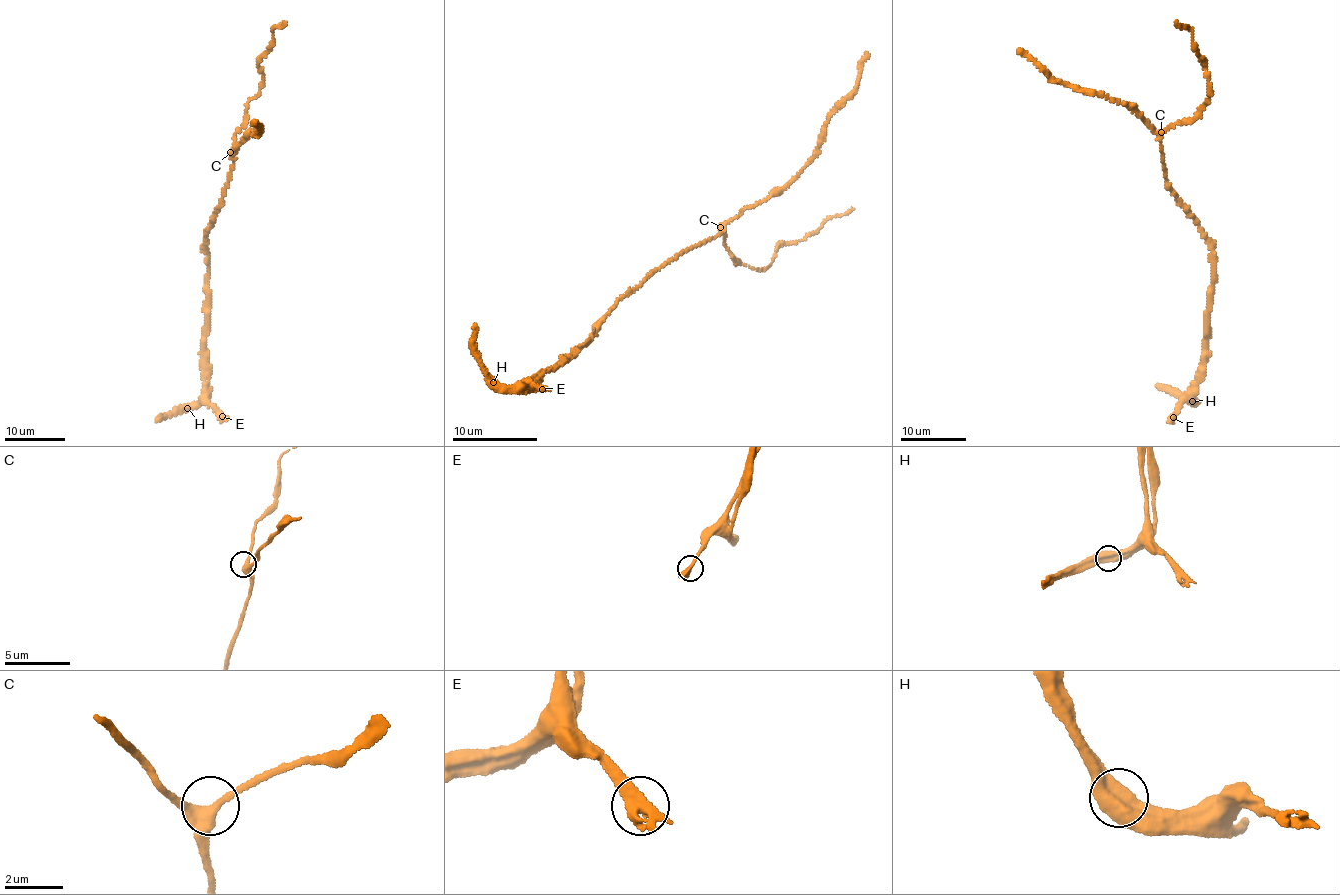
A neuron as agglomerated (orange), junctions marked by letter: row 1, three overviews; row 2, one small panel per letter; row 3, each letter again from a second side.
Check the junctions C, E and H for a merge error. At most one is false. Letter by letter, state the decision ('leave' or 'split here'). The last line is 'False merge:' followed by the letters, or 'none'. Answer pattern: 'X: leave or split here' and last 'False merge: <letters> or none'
C: leave
E: leave
H: split here
False merge: H

